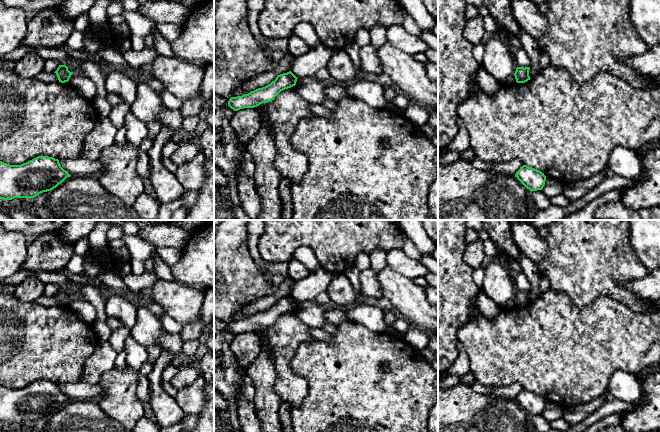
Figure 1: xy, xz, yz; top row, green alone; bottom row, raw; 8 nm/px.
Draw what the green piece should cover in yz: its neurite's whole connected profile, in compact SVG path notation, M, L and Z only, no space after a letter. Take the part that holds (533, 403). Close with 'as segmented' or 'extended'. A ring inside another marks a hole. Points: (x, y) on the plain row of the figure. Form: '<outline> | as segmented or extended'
M527 389L520 391L515 401L531 416L542 414L546 405L544 397Z | as segmented

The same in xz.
M291 295L277 299L276 303L265 311L258 312L242 320L231 321L228 330L234 335L238 335L271 326L281 315L295 310L297 303Z | as segmented

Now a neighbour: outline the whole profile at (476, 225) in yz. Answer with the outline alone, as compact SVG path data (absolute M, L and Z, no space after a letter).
M466 220L466 225L478 233L483 229L483 224L480 220Z

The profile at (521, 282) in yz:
M517 273L514 279L515 288L517 291L530 291L531 290L531 282L528 280L526 275L522 273Z

